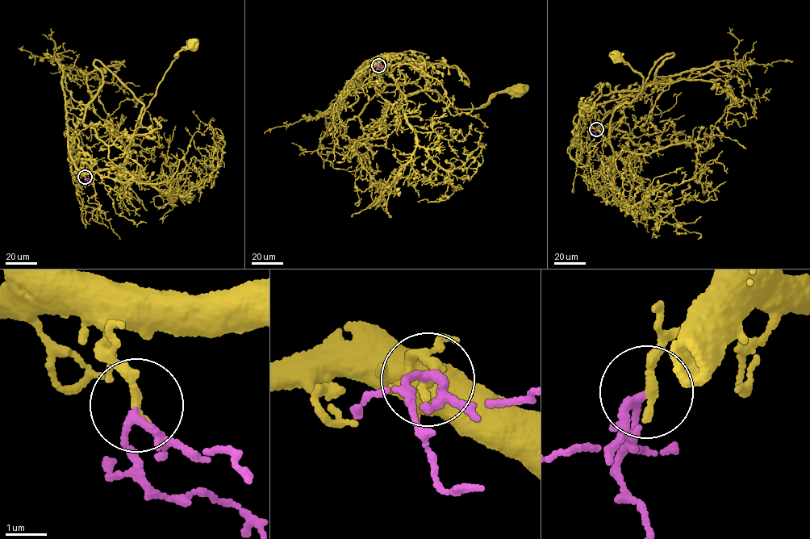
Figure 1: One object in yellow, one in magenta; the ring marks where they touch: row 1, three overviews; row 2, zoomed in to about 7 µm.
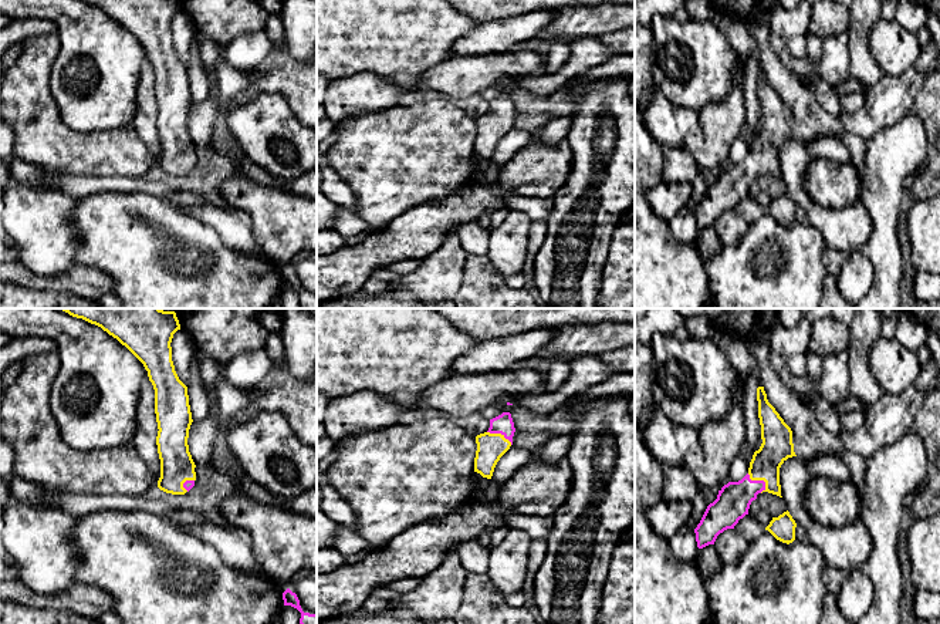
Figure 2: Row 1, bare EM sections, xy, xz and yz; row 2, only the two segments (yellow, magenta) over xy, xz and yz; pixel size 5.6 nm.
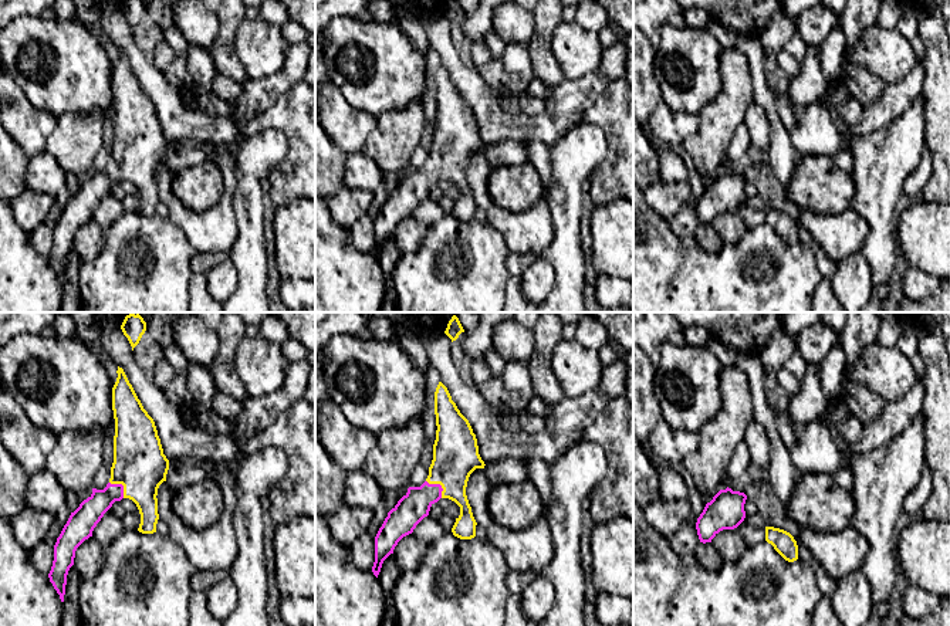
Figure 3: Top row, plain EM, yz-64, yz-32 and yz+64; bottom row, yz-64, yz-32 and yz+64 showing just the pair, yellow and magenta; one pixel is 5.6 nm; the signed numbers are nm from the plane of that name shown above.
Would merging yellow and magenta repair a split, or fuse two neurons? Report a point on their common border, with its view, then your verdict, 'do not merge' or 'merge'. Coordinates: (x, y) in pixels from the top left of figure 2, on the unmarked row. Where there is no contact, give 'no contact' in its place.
contact yz (758, 161); merge

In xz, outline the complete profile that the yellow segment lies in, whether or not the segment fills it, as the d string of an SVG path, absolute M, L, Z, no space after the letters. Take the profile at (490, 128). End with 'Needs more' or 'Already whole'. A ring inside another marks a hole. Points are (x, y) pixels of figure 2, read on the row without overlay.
M503 94L490 101L488 112L476 118L474 154L491 161L497 144L513 127L514 114L510 94Z. Needs more

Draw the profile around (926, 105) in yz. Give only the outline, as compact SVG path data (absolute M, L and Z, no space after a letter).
M940 60L927 75L909 114L923 121L926 136L930 141L924 168L916 175L910 193L914 200L931 199L940 196Z

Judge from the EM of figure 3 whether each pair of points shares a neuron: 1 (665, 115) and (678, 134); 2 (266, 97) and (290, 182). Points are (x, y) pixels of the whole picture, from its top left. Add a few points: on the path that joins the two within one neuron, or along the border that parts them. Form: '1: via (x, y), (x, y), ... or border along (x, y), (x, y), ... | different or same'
1: via (665, 119), (673, 129) | same
2: border along (293, 84), (267, 108), (239, 122) | different

